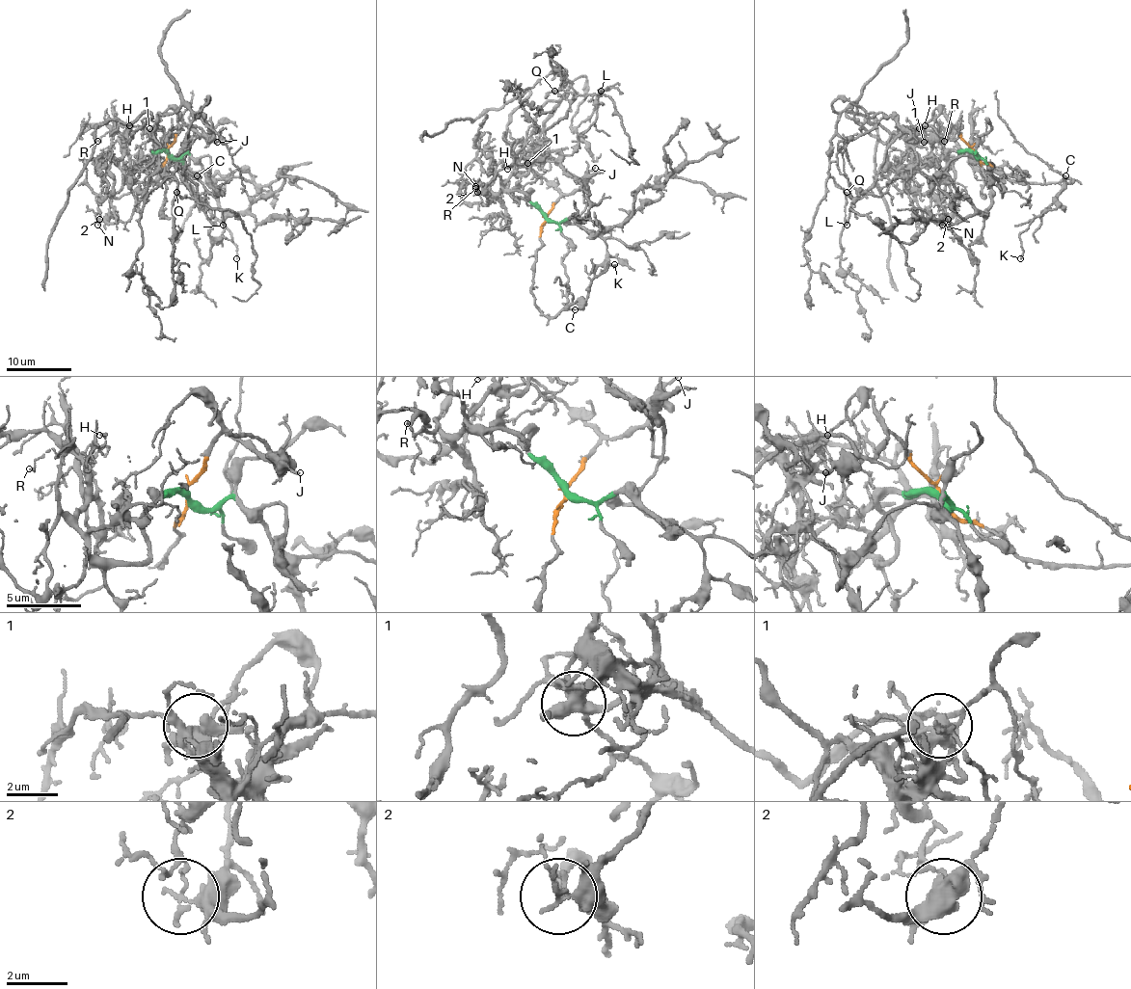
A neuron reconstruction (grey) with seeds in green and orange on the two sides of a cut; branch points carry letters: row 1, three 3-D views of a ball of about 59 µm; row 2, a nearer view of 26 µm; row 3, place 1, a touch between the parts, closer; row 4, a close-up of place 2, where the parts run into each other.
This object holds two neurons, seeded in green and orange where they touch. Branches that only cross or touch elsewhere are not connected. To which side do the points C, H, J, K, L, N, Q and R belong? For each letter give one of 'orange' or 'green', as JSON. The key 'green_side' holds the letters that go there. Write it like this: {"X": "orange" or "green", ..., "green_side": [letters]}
{"C": "orange", "H": "orange", "J": "orange", "K": "orange", "L": "orange", "N": "green", "Q": "orange", "R": "green", "green_side": ["N", "R"]}

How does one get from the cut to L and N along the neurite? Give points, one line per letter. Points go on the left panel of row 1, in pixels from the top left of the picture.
L: (168, 152), (183, 126), (204, 134), (193, 126), (176, 126), (166, 149), (201, 203), (221, 211), (222, 225)
N: (168, 152), (151, 150), (147, 182), (127, 180), (111, 164), (97, 225)

